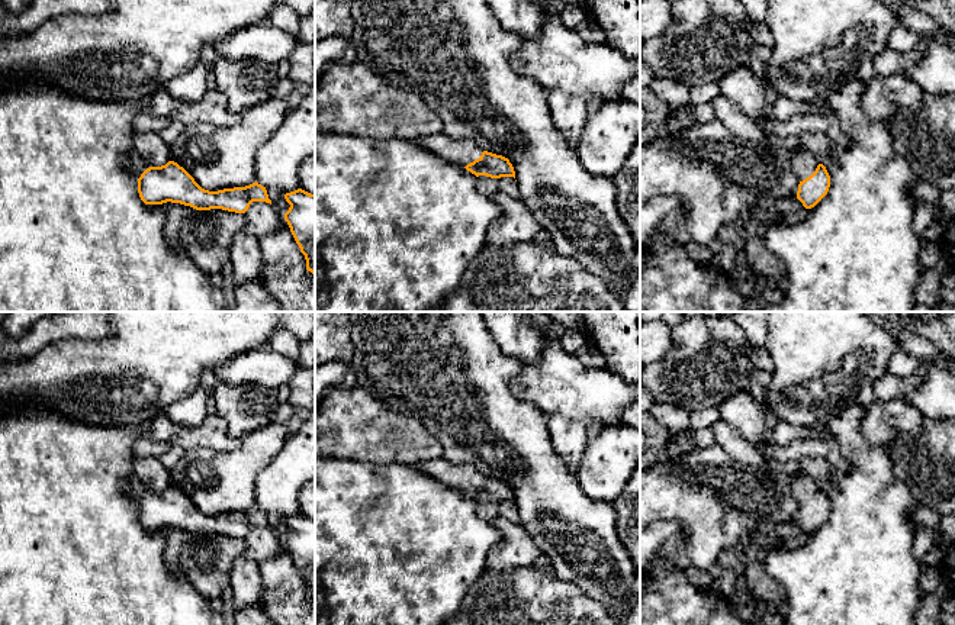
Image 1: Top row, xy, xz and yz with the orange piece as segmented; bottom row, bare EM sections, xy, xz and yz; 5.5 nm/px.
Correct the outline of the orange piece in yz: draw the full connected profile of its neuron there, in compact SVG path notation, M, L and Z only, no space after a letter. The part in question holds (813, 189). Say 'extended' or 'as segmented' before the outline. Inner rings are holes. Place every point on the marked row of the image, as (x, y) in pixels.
extended | M810 151L794 152L792 167L800 180L797 199L811 209L827 194L830 175Z

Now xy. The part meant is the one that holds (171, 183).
extended | M134 149L128 152L125 167L138 180L138 193L145 204L171 202L196 210L222 209L235 213L245 213L253 202L271 204L266 187L257 181L245 187L209 191L177 162L154 167Z

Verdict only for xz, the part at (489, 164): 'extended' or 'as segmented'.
extended

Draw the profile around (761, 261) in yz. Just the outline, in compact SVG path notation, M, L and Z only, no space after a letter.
M797 196L775 199L763 197L745 218L745 252L747 267L756 277L774 284L782 267L779 260L765 247L768 228L776 223L794 225L808 215L808 209Z

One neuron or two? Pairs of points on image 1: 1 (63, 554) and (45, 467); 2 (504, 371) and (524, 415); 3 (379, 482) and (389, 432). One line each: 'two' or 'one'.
1: one
2: one
3: two

